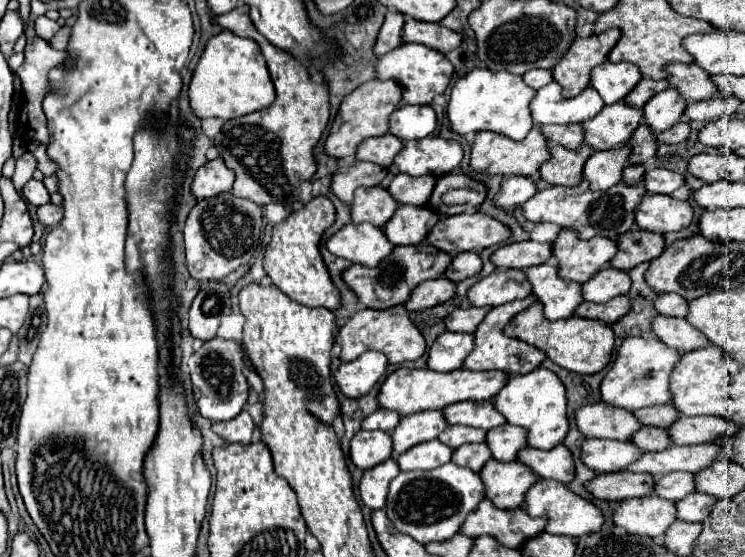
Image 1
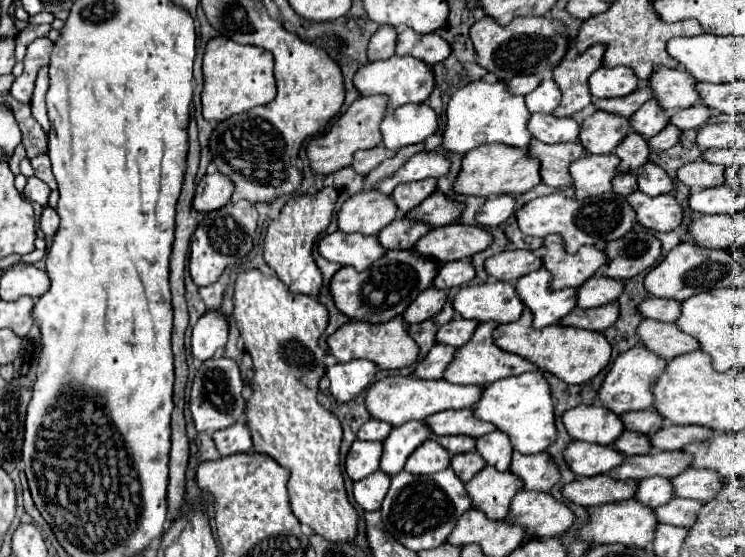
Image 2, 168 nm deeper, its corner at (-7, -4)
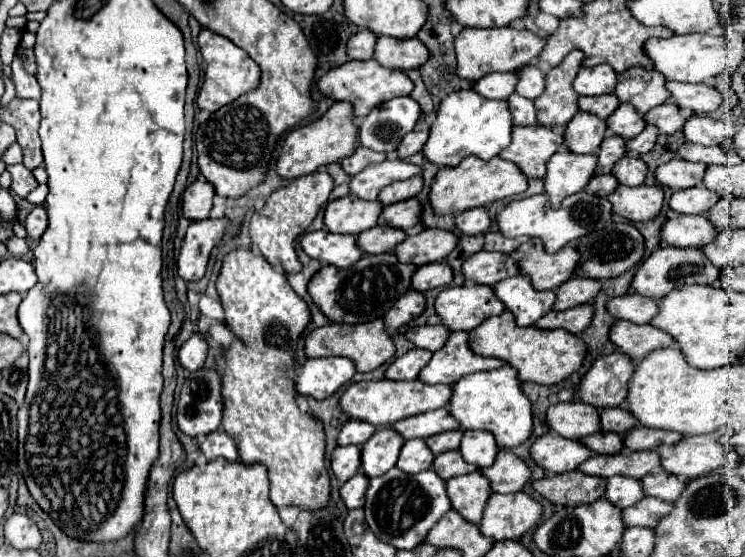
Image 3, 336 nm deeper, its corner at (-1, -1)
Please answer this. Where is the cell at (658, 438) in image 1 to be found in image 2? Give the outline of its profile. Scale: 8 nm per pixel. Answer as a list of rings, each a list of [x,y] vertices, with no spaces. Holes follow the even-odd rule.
[[[626,430],[616,442],[614,448],[620,450],[626,456],[634,456],[634,454],[648,454],[652,450],[652,442],[648,436],[638,434],[638,432],[630,432]]]

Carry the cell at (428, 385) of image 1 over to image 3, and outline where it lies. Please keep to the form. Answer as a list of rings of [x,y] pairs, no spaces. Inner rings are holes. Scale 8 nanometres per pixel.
[[[360,381],[352,383],[342,395],[340,395],[340,409],[342,413],[348,413],[350,419],[368,421],[372,425],[392,425],[398,419],[414,417],[426,411],[434,411],[448,405],[452,387],[448,385],[426,385],[422,381]]]

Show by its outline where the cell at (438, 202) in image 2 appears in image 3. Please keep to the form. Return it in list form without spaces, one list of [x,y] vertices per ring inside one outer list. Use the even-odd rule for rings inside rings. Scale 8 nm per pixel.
[[[406,199],[398,201],[394,205],[388,205],[382,209],[378,223],[380,225],[390,225],[396,229],[408,229],[420,223],[420,203],[418,199]]]

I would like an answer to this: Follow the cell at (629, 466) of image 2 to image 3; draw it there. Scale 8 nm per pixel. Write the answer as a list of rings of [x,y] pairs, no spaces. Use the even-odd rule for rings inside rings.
[[[634,451],[634,453],[616,453],[616,455],[592,455],[588,461],[578,465],[578,471],[596,475],[596,477],[612,477],[624,475],[632,479],[642,479],[648,473],[660,471],[660,461],[656,451]]]

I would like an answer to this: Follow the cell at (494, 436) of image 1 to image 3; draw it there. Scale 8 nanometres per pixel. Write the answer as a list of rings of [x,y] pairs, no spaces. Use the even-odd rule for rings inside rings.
[[[464,431],[462,443],[460,443],[460,453],[466,463],[482,469],[482,467],[490,467],[494,463],[494,457],[498,453],[498,445],[496,445],[492,433]]]

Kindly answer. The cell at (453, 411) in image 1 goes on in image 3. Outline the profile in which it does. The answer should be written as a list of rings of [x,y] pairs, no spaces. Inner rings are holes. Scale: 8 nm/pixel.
[[[442,407],[438,411],[428,411],[428,413],[420,413],[420,415],[396,421],[392,425],[392,429],[396,433],[400,433],[404,439],[426,439],[426,437],[432,437],[436,433],[460,429],[460,425]]]

